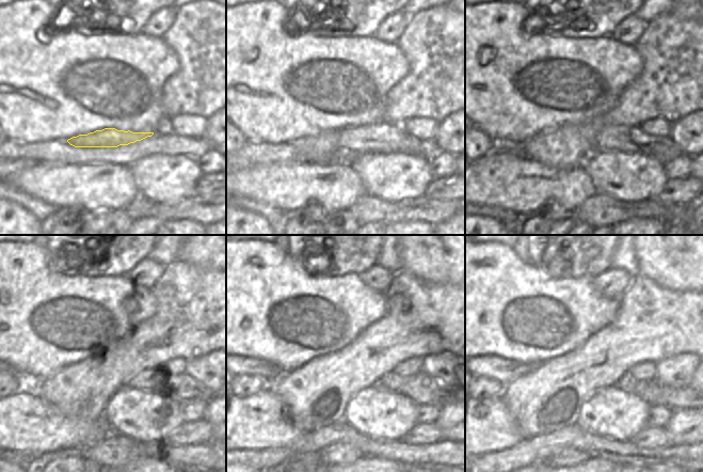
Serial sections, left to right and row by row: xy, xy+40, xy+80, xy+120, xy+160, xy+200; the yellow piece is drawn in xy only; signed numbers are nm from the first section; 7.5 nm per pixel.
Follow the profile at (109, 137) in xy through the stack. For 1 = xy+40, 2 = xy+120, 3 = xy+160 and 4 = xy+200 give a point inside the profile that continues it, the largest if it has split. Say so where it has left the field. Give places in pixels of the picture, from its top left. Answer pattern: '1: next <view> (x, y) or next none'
1: next xy+40 (385, 138)
2: next xy+120 (182, 388)
3: next xy+160 (421, 389)
4: next xy+200 (653, 392)

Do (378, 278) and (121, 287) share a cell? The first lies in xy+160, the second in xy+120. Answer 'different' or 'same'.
different

